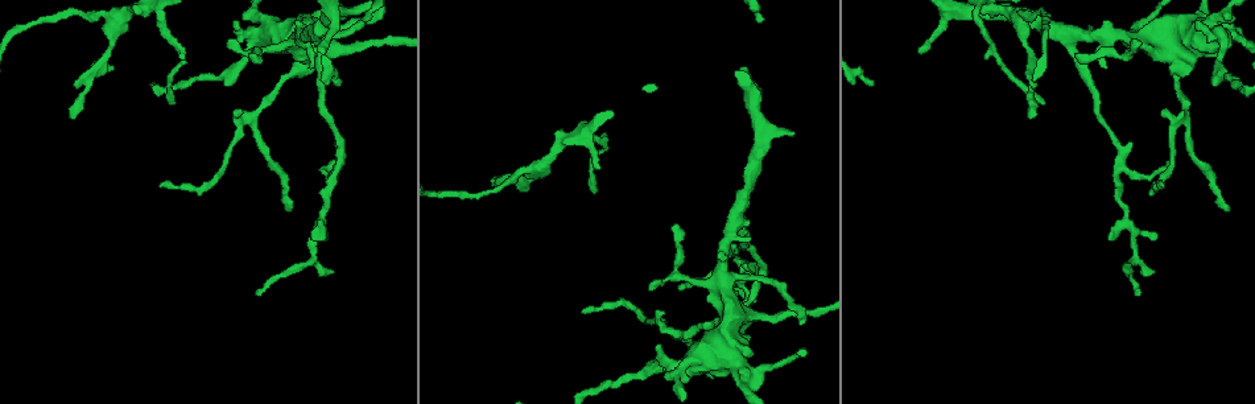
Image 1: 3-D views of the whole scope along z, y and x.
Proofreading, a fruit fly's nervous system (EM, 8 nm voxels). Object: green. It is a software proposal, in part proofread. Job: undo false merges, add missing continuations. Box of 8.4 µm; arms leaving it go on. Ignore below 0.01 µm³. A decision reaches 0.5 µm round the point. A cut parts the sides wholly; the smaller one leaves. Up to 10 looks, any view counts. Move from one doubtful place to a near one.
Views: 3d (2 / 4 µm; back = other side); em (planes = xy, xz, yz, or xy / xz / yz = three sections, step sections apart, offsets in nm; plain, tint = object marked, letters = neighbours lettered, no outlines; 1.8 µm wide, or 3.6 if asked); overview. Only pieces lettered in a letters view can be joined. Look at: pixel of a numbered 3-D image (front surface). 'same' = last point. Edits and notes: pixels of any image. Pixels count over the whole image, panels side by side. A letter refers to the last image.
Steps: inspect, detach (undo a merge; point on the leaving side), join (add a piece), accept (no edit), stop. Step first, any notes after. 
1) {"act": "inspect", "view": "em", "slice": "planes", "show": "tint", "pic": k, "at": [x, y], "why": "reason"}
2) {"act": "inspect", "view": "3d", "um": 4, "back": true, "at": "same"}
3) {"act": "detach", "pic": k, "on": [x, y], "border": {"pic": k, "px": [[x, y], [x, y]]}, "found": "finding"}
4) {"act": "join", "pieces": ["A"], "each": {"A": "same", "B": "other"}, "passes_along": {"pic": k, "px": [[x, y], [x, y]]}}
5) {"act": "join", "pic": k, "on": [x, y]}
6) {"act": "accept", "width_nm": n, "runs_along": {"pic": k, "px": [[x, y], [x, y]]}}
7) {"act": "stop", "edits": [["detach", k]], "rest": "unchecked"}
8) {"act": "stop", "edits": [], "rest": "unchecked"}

{"act": "inspect", "view": "em", "slice": "planes", "show": "plain", "pic": 1, "at": [257, 295], "why": "thin end"}

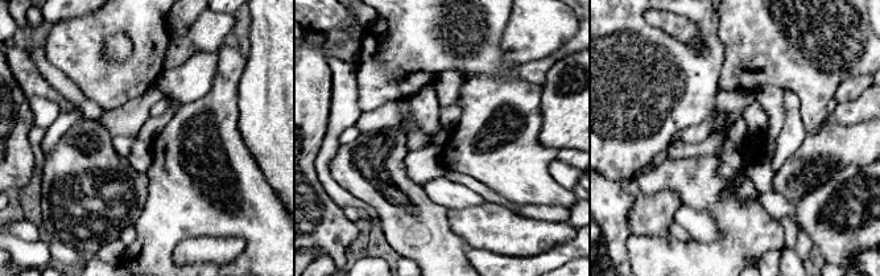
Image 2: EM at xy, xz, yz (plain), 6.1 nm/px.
{"act": "inspect", "view": "em", "slice": "planes", "show": "letters", "at": "same", "why": "see the neighbours"}

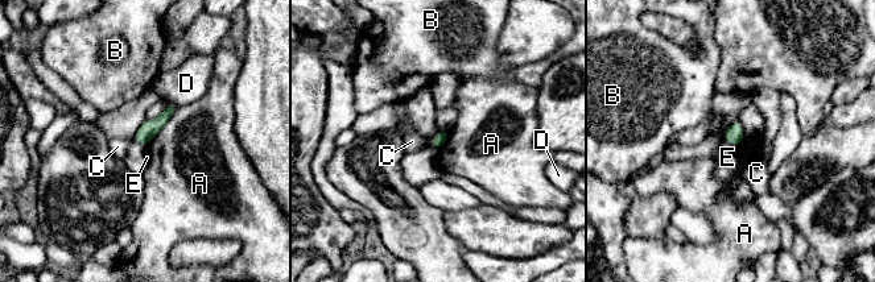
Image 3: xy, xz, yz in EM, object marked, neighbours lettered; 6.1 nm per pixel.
{"act": "accept", "each": {"A": "other", "B": "other", "C": "other", "D": "other", "E": "other"}, "found": "no lettered piece goes on from it"}

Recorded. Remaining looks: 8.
{"act": "inspect", "view": "em", "slice": "yz", "step": 4, "show": "letters", "pic": 1, "at": [711, 379], "why": "branch stops here"}

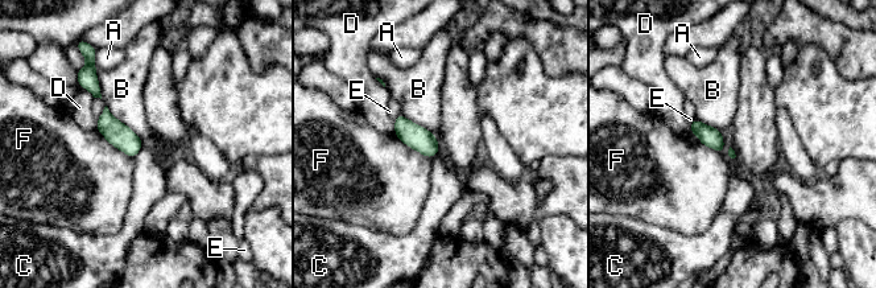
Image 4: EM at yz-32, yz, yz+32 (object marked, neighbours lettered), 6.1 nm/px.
{"act": "inspect", "view": "em", "slice": "planes", "show": "letters", "at": "same"}

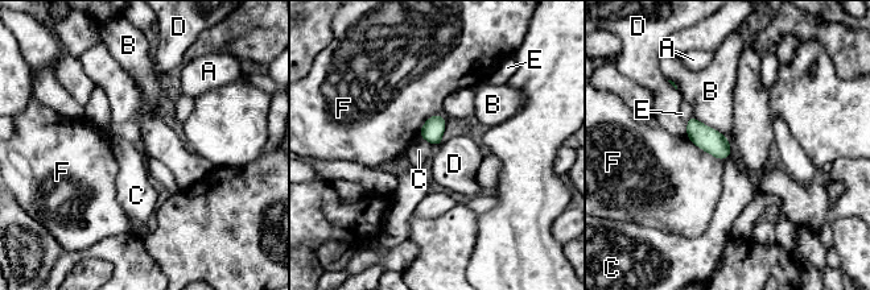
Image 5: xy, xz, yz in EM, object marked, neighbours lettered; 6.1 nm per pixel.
{"act": "accept", "each": {"A": "other", "B": "other", "C": "other", "D": "other", "E": "other", "F": "other"}, "border": {"pic": 5, "px": [[685, 123], [687, 135]]}, "found": "no lettered piece goes on from it"}

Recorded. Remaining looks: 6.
{"act": "inspect", "view": "em", "slice": "planes", "show": "letters", "pic": 1, "at": [315, 38], "why": "three-way junction"}

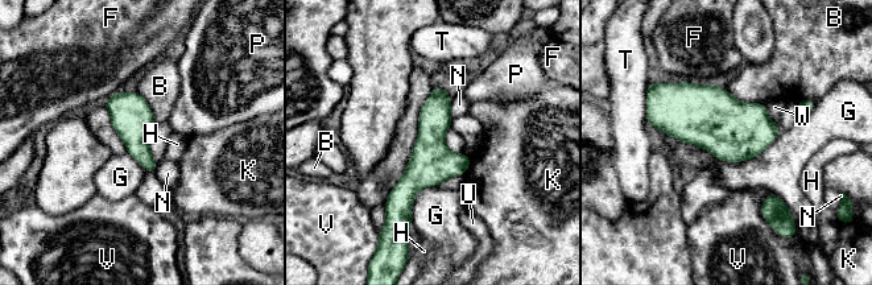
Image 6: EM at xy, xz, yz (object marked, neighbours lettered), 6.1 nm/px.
{"act": "accept", "width_nm": 260, "each": {"B": "other", "F": "other", "G": "other", "H": "other", "K": "other", "N": "other", "P": "other", "T": "other", "U": "other", "V": "other", "W": "other"}, "border": {"pic": 6, "px": [[780, 128], [759, 155], [716, 160]]}, "found": "all the same neuron"}

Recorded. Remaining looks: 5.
{"act": "inspect", "view": "3d", "um": 4, "pic": 1, "at": [1218, 38], "why": "calibre changes"}

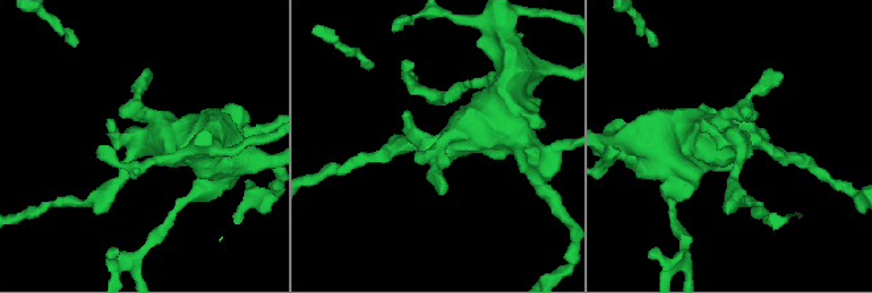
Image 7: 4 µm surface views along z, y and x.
{"act": "inspect", "view": "em", "um": 3.6, "slice": "planes", "show": "letters", "pic": 7, "at": [447, 149]}

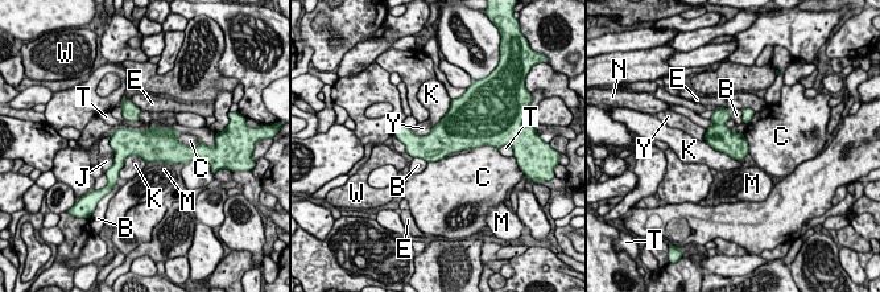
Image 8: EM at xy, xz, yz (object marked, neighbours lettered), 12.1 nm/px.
{"act": "accept", "width_nm": 300, "each": {"B": "other", "C": "other", "E": "other", "J": "other", "K": "other", "M": "other", "N": "other", "T": "other", "W": "other", "Y": "other"}, "border": {"pic": 8, "px": [[147, 161], [128, 156], [118, 176]]}, "found": "all the same neuron"}

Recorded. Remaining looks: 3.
{"act": "stop", "edits": [], "rest": "unchecked"}

